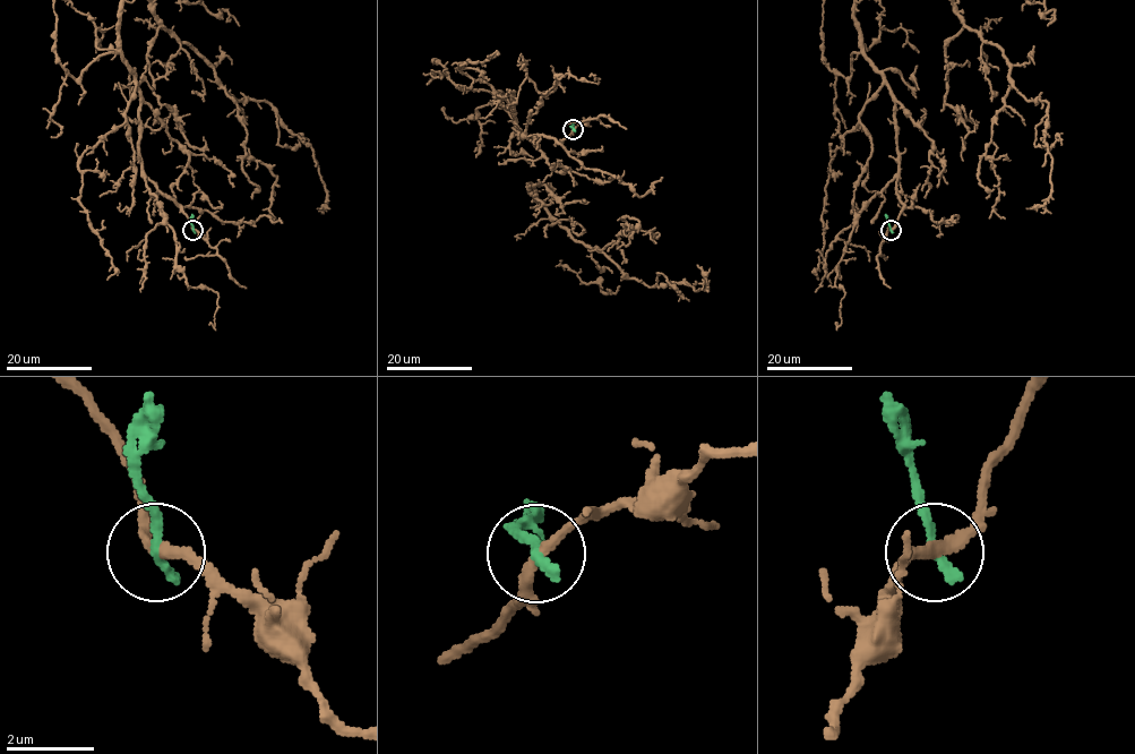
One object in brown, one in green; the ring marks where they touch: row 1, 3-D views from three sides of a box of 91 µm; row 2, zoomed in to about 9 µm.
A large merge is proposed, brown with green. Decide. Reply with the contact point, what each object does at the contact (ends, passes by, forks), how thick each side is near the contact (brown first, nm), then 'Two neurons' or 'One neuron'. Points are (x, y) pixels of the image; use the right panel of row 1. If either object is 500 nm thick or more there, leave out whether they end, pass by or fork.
Place: (891, 230). At the ring brown passes by. At the ring green ends. Thickness 240 nm (brown) against 240 nm. Two neurons

